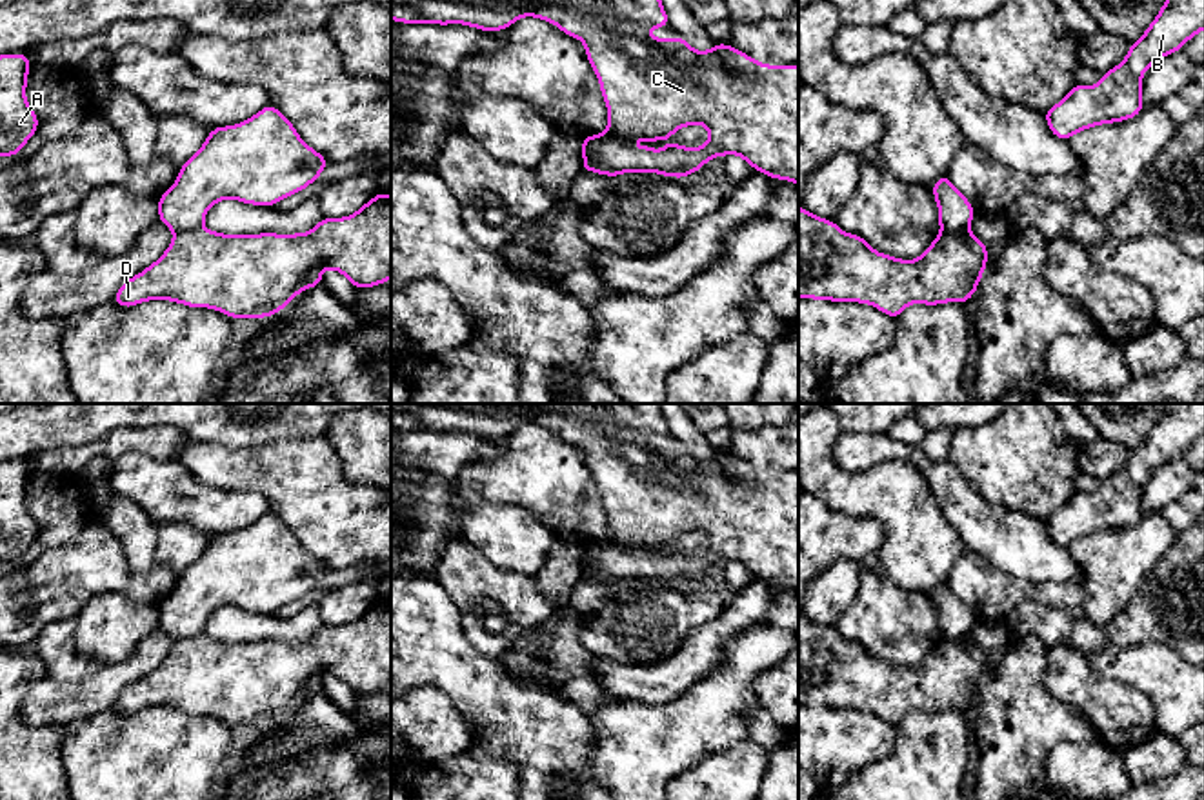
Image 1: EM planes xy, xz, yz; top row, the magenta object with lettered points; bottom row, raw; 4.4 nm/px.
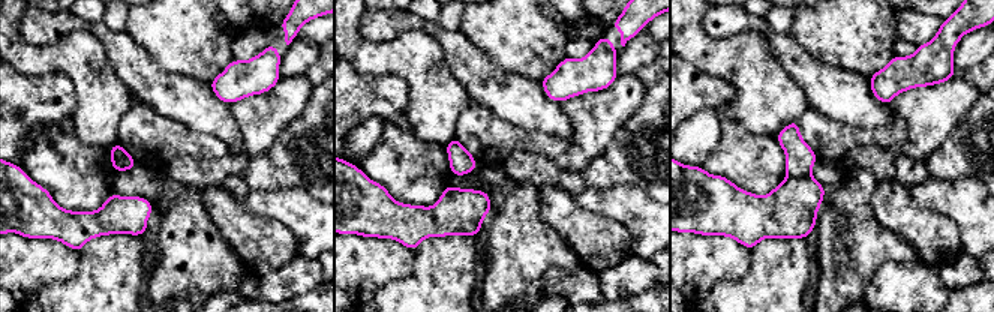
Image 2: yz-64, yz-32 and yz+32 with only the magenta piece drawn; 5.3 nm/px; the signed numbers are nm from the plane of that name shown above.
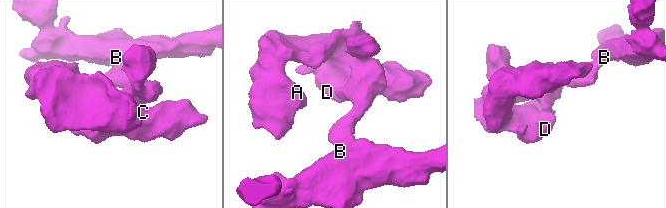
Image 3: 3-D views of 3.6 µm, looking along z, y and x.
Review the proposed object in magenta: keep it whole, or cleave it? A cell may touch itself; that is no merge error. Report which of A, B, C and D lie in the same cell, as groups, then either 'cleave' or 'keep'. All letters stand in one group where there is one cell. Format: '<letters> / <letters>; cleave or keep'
A C D / B; cleave

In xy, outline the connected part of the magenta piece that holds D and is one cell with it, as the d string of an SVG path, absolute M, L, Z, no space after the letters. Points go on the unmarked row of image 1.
M378 598L356 620L344 625L324 624L307 640L224 642L204 635L175 640L164 662L125 687L113 709L133 715L149 707L169 707L215 716L229 725L258 727L275 724L298 700L322 693L324 676L342 680L356 696L391 685L391 602Z

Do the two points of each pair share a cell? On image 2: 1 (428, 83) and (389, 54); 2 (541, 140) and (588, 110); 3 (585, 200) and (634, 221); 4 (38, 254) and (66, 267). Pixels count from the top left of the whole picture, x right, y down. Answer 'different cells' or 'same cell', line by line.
1: same cell
2: different cells
3: same cell
4: same cell

